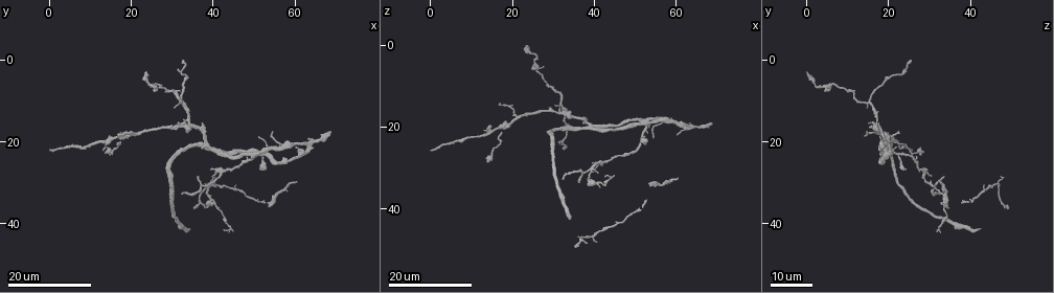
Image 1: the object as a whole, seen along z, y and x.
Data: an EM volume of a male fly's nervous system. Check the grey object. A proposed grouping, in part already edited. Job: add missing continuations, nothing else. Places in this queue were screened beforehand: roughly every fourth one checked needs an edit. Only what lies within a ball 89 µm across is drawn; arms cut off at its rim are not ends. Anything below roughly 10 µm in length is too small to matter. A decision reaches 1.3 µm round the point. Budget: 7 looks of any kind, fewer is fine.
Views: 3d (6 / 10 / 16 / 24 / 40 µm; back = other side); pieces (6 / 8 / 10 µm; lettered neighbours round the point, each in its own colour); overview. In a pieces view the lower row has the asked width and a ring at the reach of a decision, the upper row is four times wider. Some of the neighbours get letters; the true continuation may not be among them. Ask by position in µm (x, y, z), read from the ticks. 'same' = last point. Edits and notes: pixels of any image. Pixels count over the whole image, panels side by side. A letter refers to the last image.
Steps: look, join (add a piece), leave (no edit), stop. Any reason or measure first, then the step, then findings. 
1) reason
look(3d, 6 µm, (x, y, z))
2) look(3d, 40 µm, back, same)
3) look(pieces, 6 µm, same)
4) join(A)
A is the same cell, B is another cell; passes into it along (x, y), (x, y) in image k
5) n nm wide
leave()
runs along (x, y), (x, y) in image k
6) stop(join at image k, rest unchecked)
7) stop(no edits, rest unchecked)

free end
look(3d, 24 µm, (52.5, 27.0, 24.0))

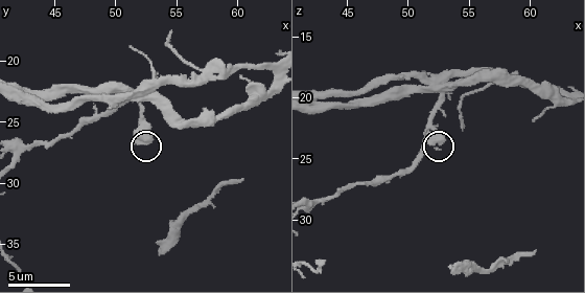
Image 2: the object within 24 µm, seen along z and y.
look(pieces, 10 µm, same)

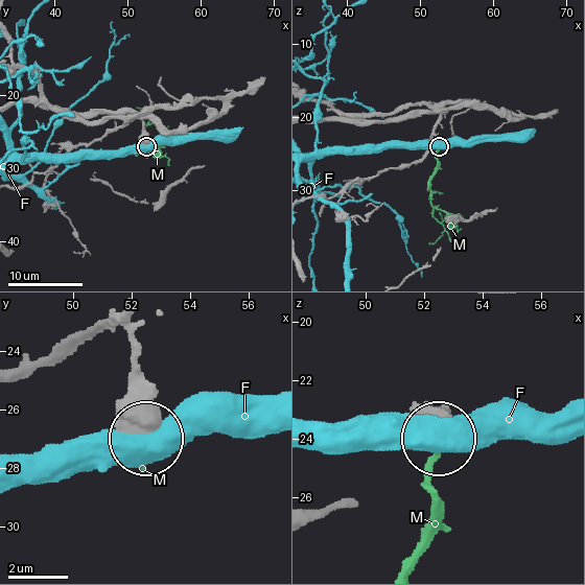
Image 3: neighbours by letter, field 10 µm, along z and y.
join(M)
M is the same cell, F is another cell; it goes on there

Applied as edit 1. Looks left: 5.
look(overview)

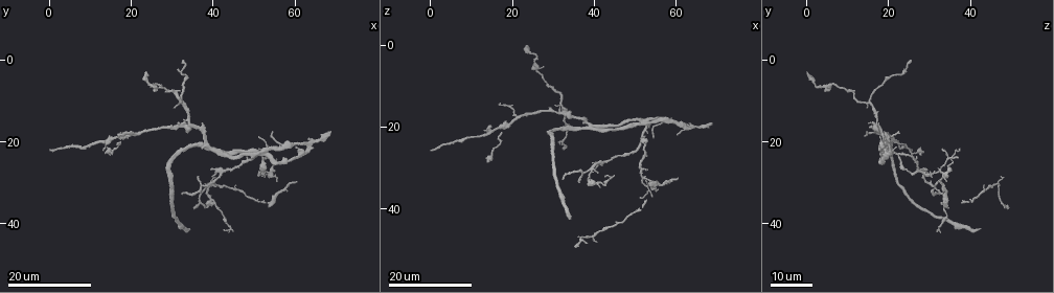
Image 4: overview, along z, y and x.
an open end
look(3d, 24 µm, (32.0, 32.5, 33.0))

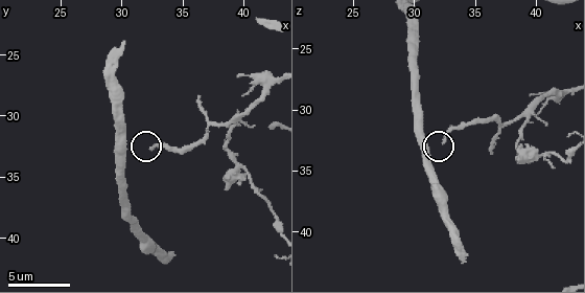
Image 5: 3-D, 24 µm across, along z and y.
see the neighbours
look(pieces, 8 µm, (32.4, 32.6, 32.6))

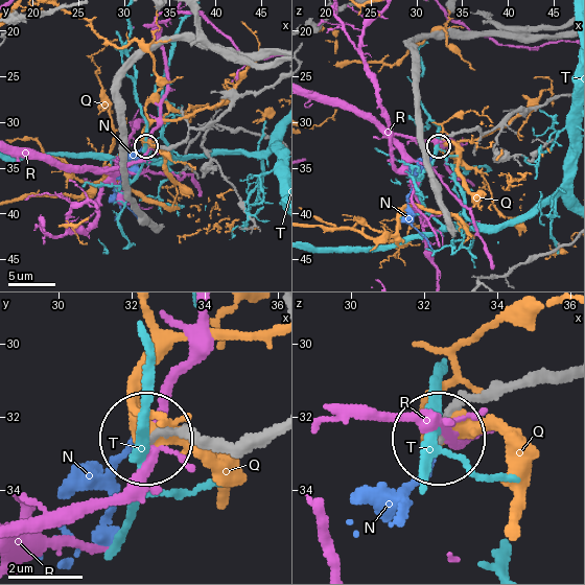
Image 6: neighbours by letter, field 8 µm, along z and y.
join(N)
N is the same cell, Q, R and T are other cells; it goes on there

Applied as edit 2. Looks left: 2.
end of a long branch
look(3d, 16 µm, (0.0, 22.0, 26.0))

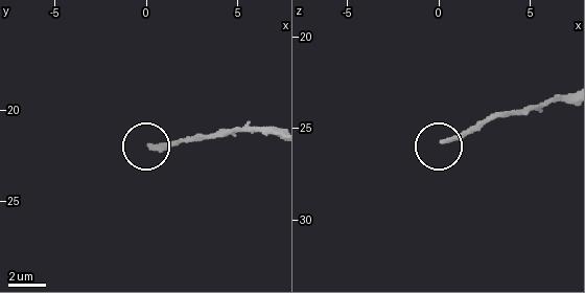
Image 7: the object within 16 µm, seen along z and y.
what lies round it
look(pieces, 8 µm, (0.2, 22.1, 25.7))

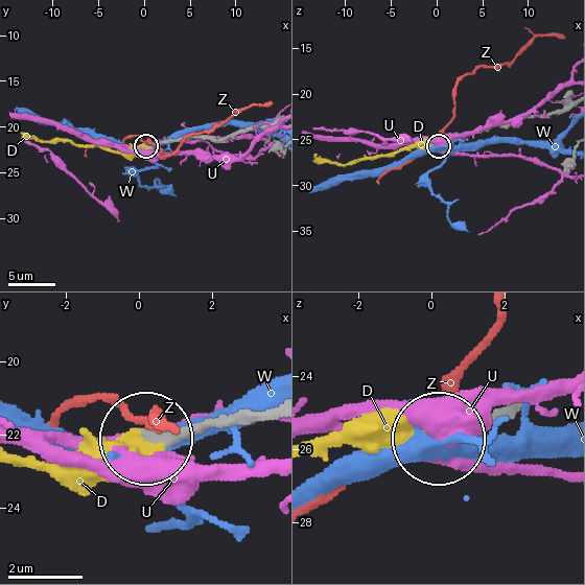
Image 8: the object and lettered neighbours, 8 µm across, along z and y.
join(D)
D is the same cell, U, W and Z are other cells; passes into it along (248, 417), (144, 445), (17, 463) in image 8; it goes on there

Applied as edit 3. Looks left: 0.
stop(join at image 3, join at image 6, join at image 8, rest unchecked)

